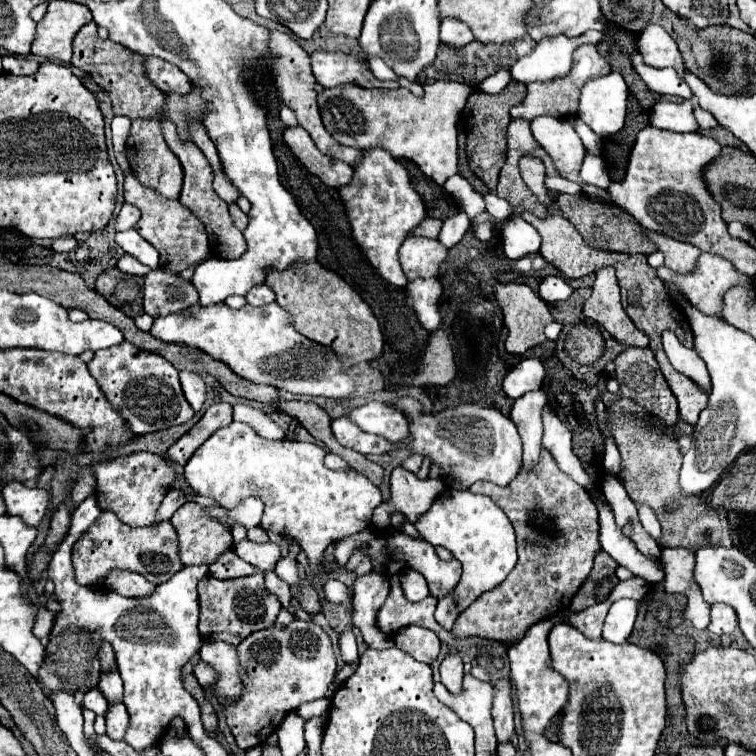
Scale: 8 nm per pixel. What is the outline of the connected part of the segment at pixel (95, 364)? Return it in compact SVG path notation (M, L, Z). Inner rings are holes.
M121 343L117 347L95 351L95 357L87 363L91 375L97 379L101 391L109 403L127 419L135 435L145 435L173 425L181 425L193 417L177 377L177 369L159 355L141 351L131 343Z

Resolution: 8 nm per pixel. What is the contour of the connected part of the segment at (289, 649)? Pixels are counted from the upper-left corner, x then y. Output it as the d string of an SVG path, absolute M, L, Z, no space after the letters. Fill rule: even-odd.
M295 619L283 627L273 623L267 629L251 633L237 645L237 651L247 691L237 703L223 705L223 713L239 749L261 745L265 735L271 735L291 711L303 703L325 697L337 671L329 635L313 621Z

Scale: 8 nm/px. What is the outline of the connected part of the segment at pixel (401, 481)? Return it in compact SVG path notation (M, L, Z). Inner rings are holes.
M397 466L390 477L391 501L381 503L373 511L373 525L379 529L389 527L389 517L393 511L403 513L405 517L409 517L409 521L415 523L417 515L425 513L425 509L439 493L443 493L443 489L445 483L441 479L423 481L405 467Z

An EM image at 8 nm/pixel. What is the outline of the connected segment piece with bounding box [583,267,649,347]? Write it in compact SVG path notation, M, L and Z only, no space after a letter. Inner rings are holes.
M601 267L597 273L593 293L583 303L583 315L605 327L619 343L633 347L647 347L649 339L641 333L621 307L619 285L613 267Z

